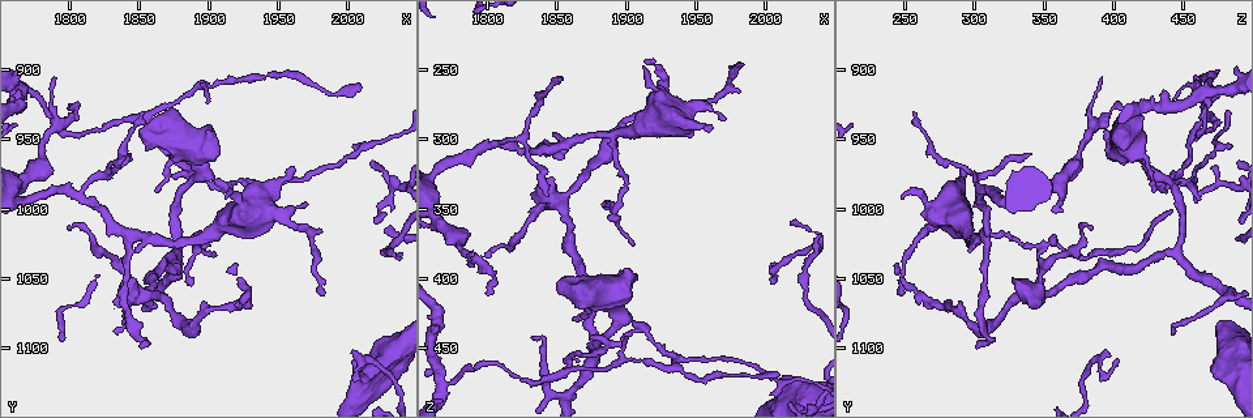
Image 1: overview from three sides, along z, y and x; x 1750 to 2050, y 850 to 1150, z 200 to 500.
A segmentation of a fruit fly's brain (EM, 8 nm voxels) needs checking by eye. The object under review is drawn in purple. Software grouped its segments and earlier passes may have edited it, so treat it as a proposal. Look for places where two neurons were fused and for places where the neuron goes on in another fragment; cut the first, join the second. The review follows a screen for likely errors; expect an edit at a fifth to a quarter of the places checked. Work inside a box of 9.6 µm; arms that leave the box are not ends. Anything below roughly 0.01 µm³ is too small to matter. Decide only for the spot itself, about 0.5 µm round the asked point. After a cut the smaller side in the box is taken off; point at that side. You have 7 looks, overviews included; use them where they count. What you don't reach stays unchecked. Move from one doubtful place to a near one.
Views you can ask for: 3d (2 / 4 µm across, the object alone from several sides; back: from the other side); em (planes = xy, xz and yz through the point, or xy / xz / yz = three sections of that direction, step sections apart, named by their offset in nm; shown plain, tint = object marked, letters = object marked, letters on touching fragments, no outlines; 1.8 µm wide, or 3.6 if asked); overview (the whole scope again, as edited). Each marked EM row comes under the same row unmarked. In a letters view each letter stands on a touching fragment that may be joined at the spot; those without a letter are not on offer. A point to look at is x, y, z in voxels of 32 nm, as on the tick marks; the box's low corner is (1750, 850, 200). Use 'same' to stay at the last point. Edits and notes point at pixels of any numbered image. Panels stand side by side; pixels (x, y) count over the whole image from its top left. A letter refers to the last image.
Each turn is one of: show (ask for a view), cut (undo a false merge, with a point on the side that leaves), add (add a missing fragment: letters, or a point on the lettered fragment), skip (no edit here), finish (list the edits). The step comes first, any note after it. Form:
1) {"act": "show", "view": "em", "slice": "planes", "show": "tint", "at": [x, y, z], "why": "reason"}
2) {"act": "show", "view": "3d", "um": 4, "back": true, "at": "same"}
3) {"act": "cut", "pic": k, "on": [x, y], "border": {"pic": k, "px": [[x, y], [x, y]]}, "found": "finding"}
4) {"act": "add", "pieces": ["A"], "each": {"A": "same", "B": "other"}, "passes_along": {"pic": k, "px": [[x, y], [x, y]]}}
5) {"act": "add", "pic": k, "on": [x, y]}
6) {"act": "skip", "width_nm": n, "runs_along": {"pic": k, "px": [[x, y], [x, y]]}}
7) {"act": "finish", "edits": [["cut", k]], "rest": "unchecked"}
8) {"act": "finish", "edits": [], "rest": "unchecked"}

{"act": "show", "view": "em", "um": 3.6, "slice": "planes", "show": "letters", "at": [1800, 946, 460], "why": "abrupt turn"}

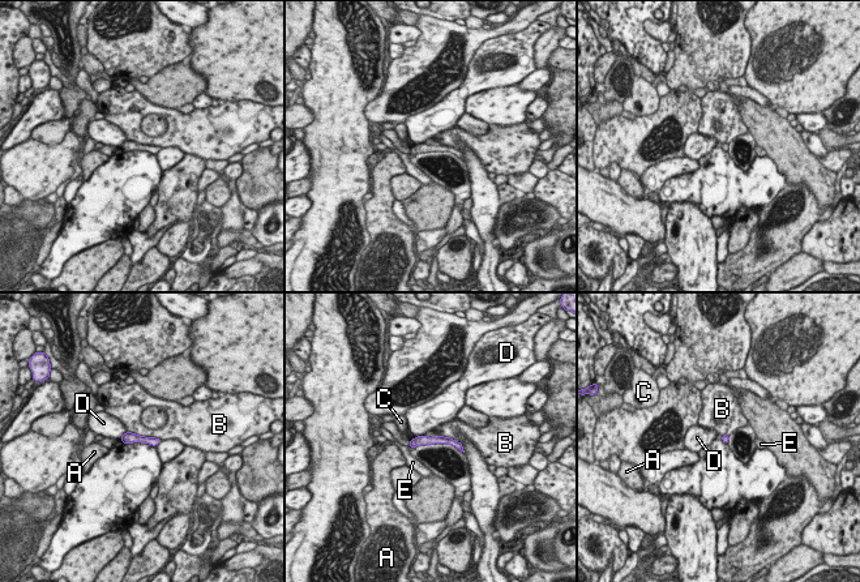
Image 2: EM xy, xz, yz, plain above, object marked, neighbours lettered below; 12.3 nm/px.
{"act": "skip", "each": {"A": "other", "B": "other", "C": "other", "D": "other", "E": "other"}, "runs_along": {"pic": 2, "px": [[413, 443], [449, 440], [458, 445]]}, "found": "one neuron here"}

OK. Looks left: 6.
{"act": "show", "view": "em", "slice": "planes", "show": "tint", "at": [1832, 1088, 444], "why": "branch stops here"}

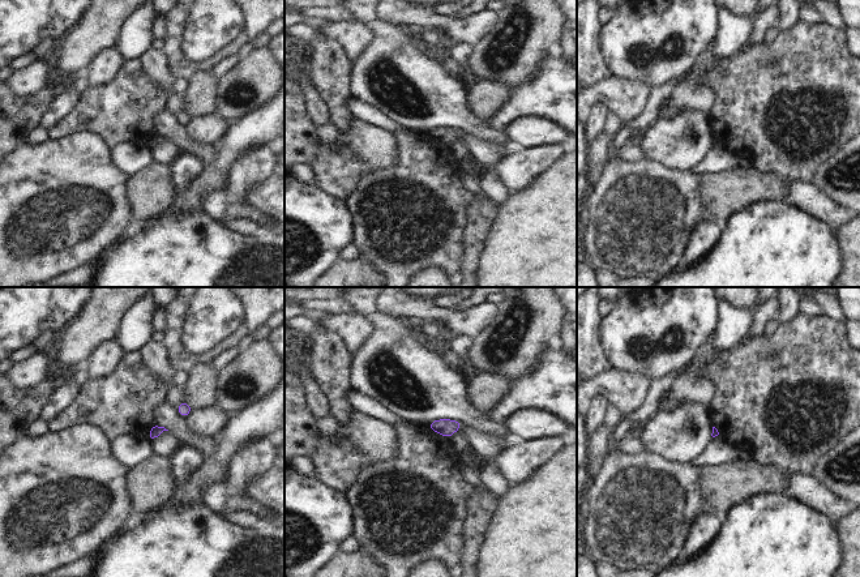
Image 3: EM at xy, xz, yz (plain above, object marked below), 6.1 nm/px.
{"act": "show", "view": "em", "slice": "planes", "show": "letters", "at": "same"}

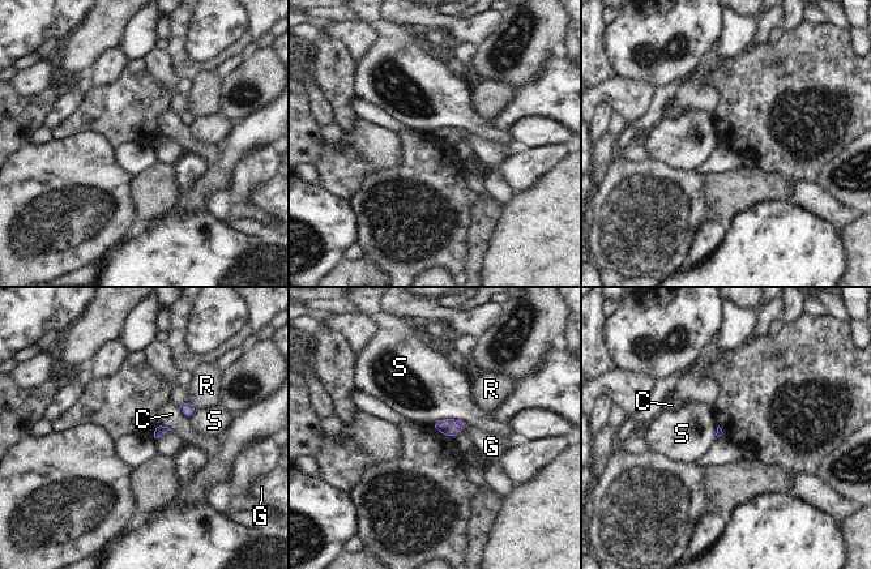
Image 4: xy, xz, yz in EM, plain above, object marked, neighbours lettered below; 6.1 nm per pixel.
{"act": "skip", "each": {"C": "other", "G": "other", "R": "other", "S": "other"}, "border": {"pic": 4, "px": [[468, 423], [438, 419], [432, 424]]}, "found": "no lettered fragment goes on from it"}

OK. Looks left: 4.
{"act": "show", "view": "em", "slice": "xz", "step": 16, "show": "tint", "at": [1890, 1024, 296], "why": "thin arm on a thick one"}

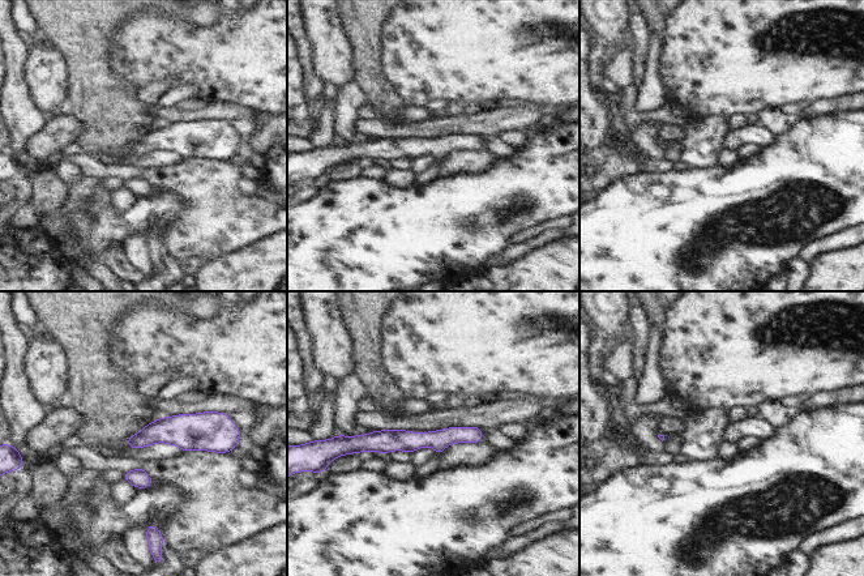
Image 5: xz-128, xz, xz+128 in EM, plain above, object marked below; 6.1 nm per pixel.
{"act": "show", "view": "em", "slice": "planes", "show": "letters", "at": "same", "why": "another direction"}

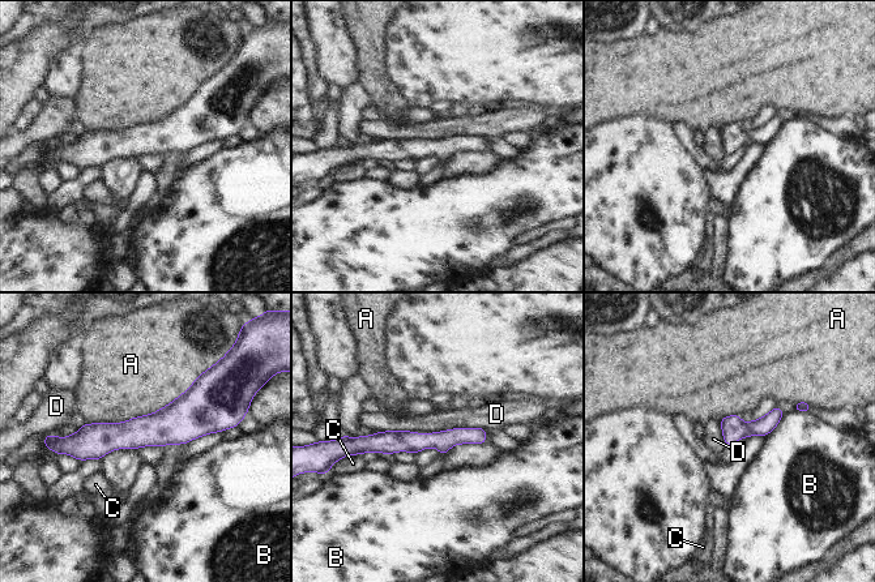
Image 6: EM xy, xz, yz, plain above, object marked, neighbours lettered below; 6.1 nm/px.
{"act": "skip", "width_nm": 120, "each": {"A": "other", "B": "other", "C": "other", "D": "other"}, "border": {"pic": 6, "px": [[486, 428], [374, 433]]}, "found": "continuous, no second neuron"}

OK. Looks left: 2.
{"act": "finish", "edits": [], "rest": "unchecked"}

